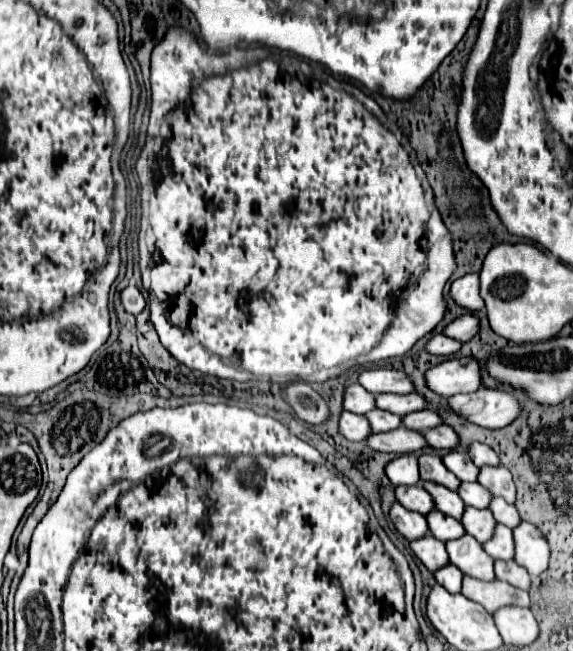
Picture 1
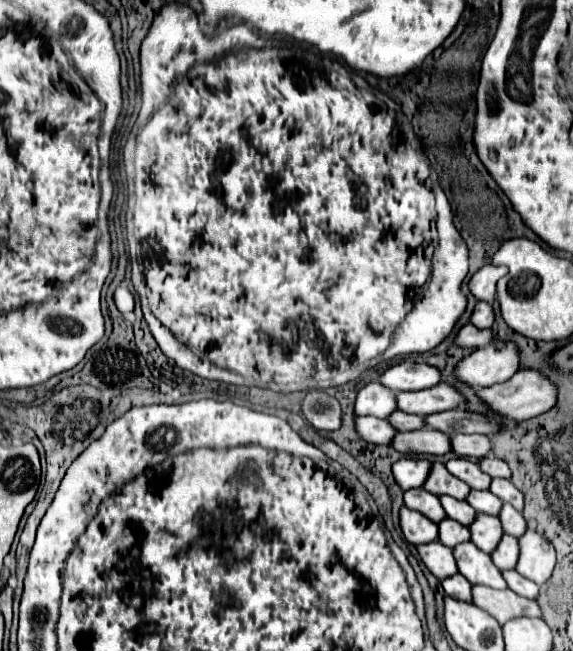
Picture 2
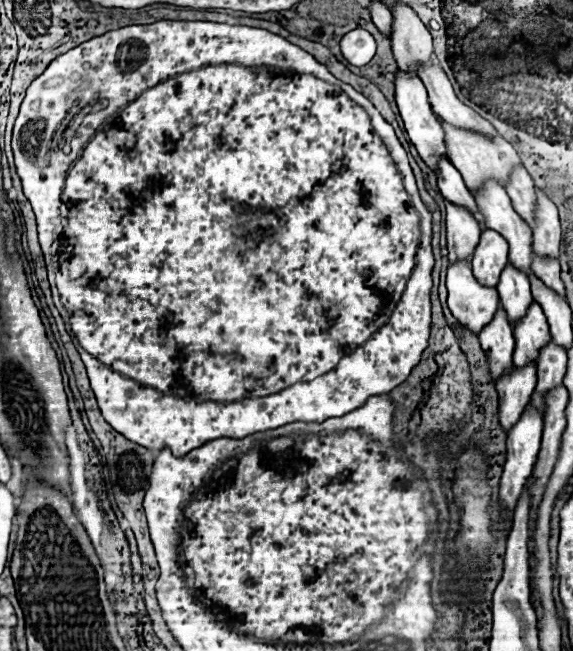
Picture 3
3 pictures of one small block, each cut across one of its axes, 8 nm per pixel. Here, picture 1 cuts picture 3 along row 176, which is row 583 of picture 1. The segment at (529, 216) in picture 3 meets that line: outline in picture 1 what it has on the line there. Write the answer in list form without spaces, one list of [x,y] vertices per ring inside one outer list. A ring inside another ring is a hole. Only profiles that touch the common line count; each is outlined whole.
[[[496,560],[494,568],[496,568],[496,578],[498,580],[504,580],[504,582],[516,586],[516,588],[522,588],[522,590],[530,588],[530,576],[514,560],[508,560],[508,562]]]

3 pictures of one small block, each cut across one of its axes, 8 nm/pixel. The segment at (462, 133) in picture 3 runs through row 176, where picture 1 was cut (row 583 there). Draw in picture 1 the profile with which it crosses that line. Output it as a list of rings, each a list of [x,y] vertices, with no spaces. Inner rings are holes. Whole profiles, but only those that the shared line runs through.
[[[464,576],[462,594],[466,598],[482,604],[490,614],[494,610],[500,610],[502,606],[522,606],[522,608],[530,606],[528,592],[518,590],[518,588],[514,588],[514,586],[510,586],[508,582],[502,582],[502,580],[484,582],[484,580]]]

